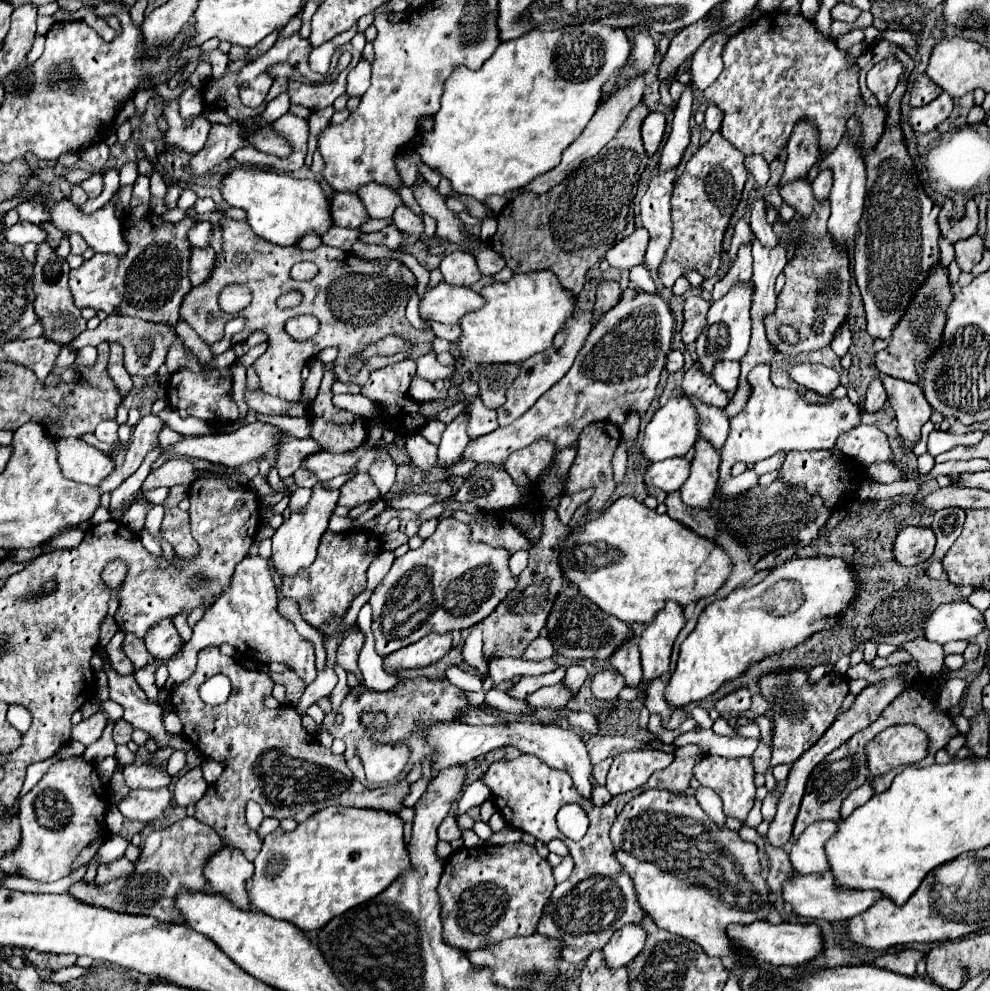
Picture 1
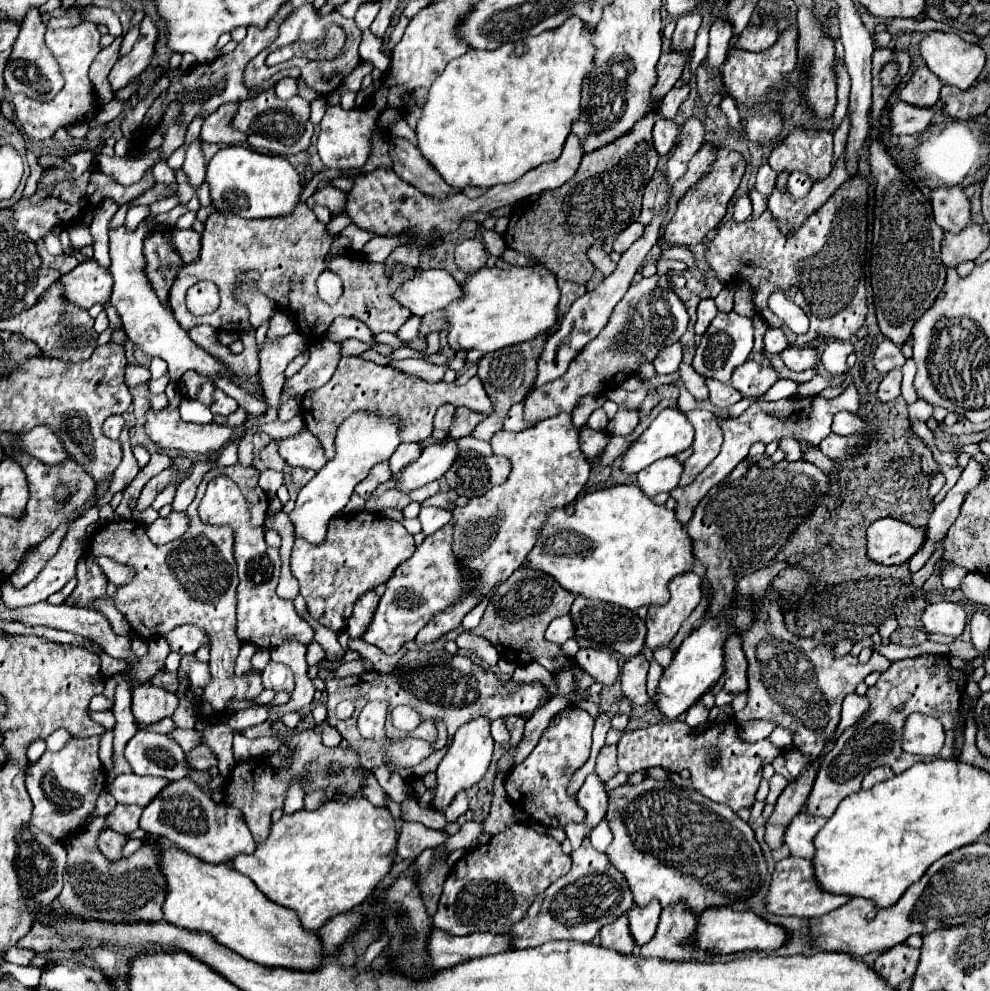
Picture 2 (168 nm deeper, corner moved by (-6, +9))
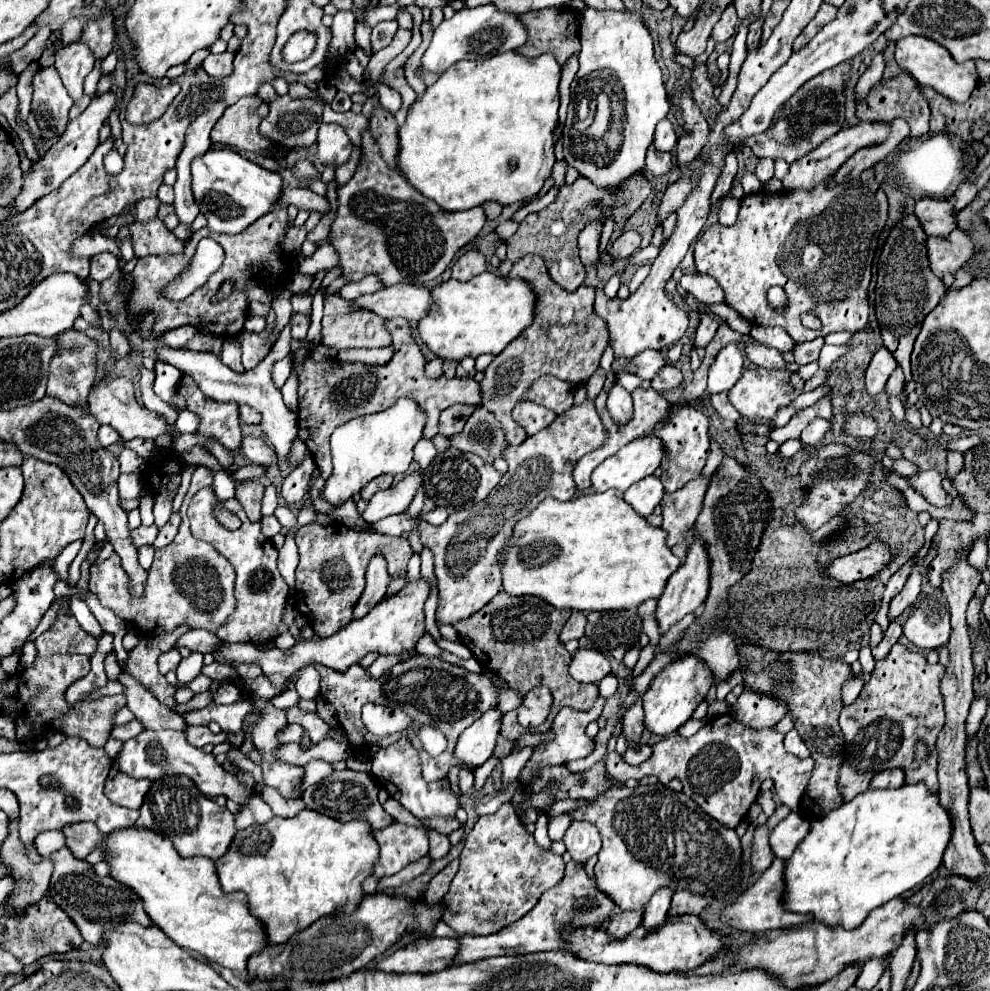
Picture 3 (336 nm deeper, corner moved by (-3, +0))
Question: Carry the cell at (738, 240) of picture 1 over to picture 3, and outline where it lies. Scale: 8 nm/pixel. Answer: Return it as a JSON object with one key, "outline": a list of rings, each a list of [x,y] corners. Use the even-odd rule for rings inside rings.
{"outline":[[[724,198],[722,204],[720,204],[720,212],[718,212],[718,218],[720,218],[720,224],[726,224],[726,226],[732,226],[738,218],[738,210],[740,210],[740,198]]]}

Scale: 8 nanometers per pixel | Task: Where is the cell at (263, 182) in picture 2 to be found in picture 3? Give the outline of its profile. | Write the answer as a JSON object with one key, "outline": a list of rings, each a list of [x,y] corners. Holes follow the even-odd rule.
{"outline":[[[230,148],[208,150],[192,162],[192,192],[212,232],[238,234],[274,208],[282,194],[282,176],[260,168]]]}

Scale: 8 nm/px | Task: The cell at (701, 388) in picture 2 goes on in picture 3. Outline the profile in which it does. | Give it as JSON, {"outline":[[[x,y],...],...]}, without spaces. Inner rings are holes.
{"outline":[[[666,364],[660,372],[660,376],[656,376],[656,380],[652,380],[652,388],[656,388],[662,394],[662,392],[682,386],[682,382],[684,382],[684,374],[676,366]]]}

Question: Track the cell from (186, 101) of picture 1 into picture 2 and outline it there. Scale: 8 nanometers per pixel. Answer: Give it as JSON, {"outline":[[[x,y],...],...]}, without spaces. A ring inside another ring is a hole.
{"outline":[[[151,151],[141,159],[125,159],[125,157],[107,157],[107,155],[97,155],[99,167],[113,175],[121,185],[133,185],[137,183],[143,173],[159,159],[161,151]]]}

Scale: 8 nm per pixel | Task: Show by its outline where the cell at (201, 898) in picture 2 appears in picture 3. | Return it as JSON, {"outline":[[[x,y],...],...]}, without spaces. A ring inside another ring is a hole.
{"outline":[[[126,828],[112,832],[102,848],[108,850],[106,860],[112,866],[112,878],[124,882],[126,886],[134,888],[136,894],[144,900],[144,910],[152,918],[152,922],[178,946],[200,952],[210,962],[216,962],[224,968],[234,970],[236,974],[244,974],[248,966],[248,958],[268,946],[268,936],[264,924],[254,918],[248,910],[248,896],[244,892],[222,892],[214,860],[196,856],[196,858],[182,858],[172,842],[156,832],[146,832],[144,828]]]}

